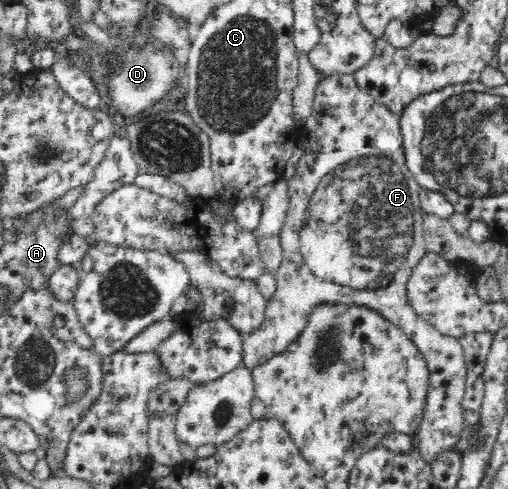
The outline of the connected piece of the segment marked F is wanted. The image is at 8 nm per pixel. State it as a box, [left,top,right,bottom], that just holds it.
[242,75,467,463]

